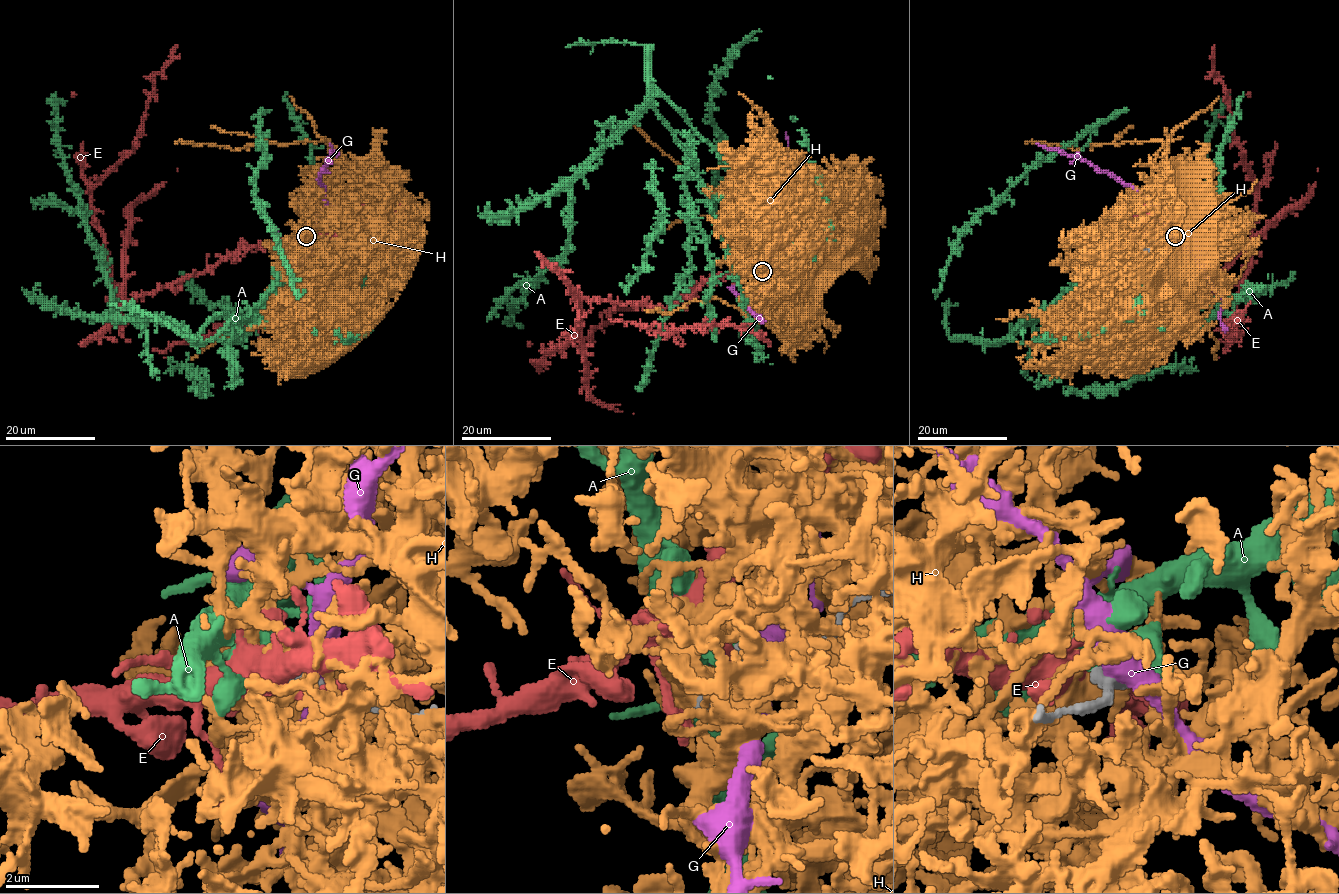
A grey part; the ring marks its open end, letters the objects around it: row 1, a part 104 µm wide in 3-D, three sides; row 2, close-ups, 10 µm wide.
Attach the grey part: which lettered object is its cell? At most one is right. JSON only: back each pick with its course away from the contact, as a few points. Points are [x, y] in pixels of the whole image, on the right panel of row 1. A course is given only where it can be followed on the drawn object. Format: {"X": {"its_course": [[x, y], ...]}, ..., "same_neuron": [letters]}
{"same_neuron": []}

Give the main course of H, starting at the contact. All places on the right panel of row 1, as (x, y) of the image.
H: (1174, 236), (1174, 195), (1164, 177), (1151, 171), (1163, 141), (1086, 144), (1077, 150), (1024, 143)

